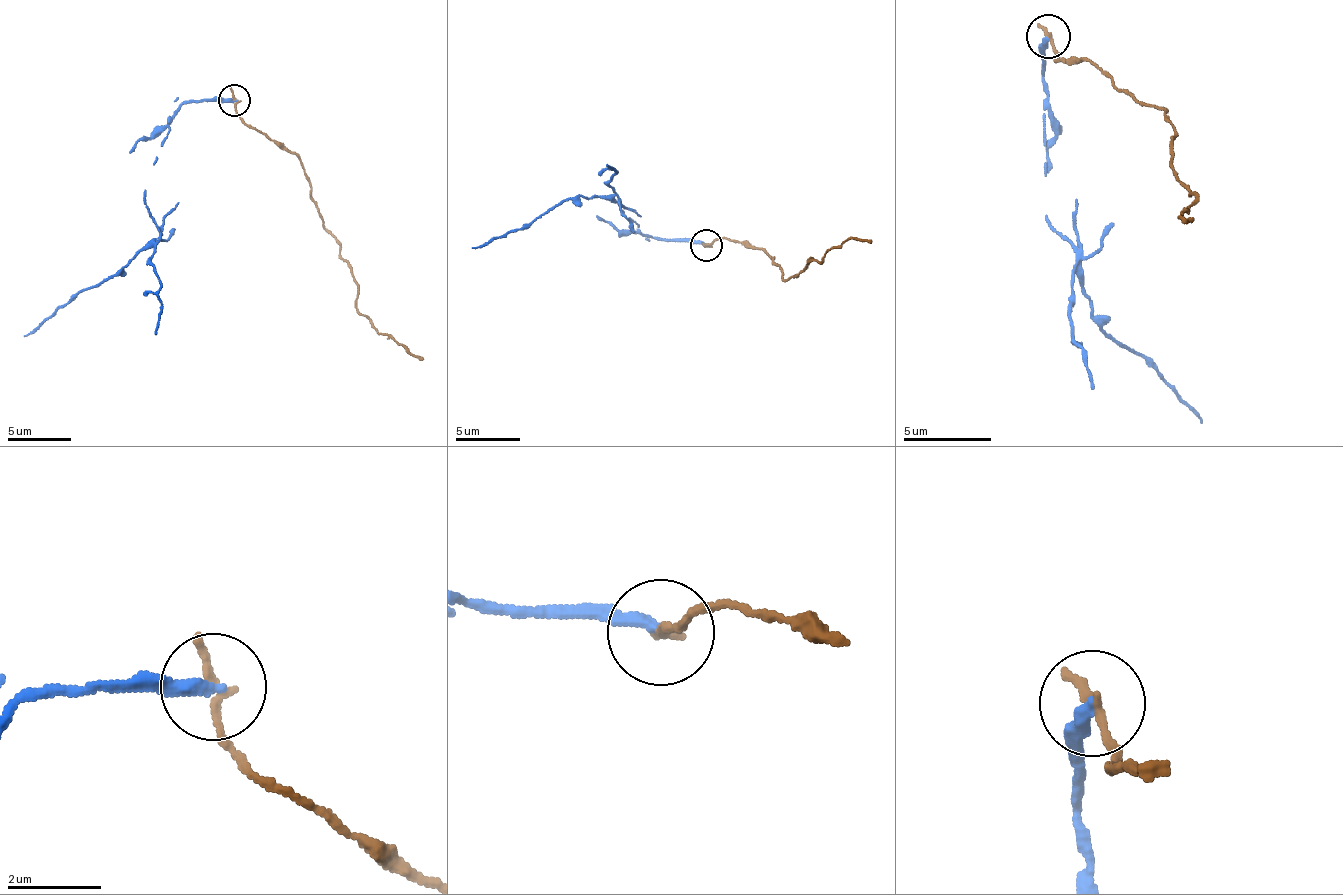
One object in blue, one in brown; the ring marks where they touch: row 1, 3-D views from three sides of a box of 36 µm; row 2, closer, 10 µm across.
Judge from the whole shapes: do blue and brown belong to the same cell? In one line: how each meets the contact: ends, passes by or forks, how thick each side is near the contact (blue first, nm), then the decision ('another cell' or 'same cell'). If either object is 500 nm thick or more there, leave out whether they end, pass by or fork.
blue ends; brown ends; calibres 240 and 220 nm; another cell

